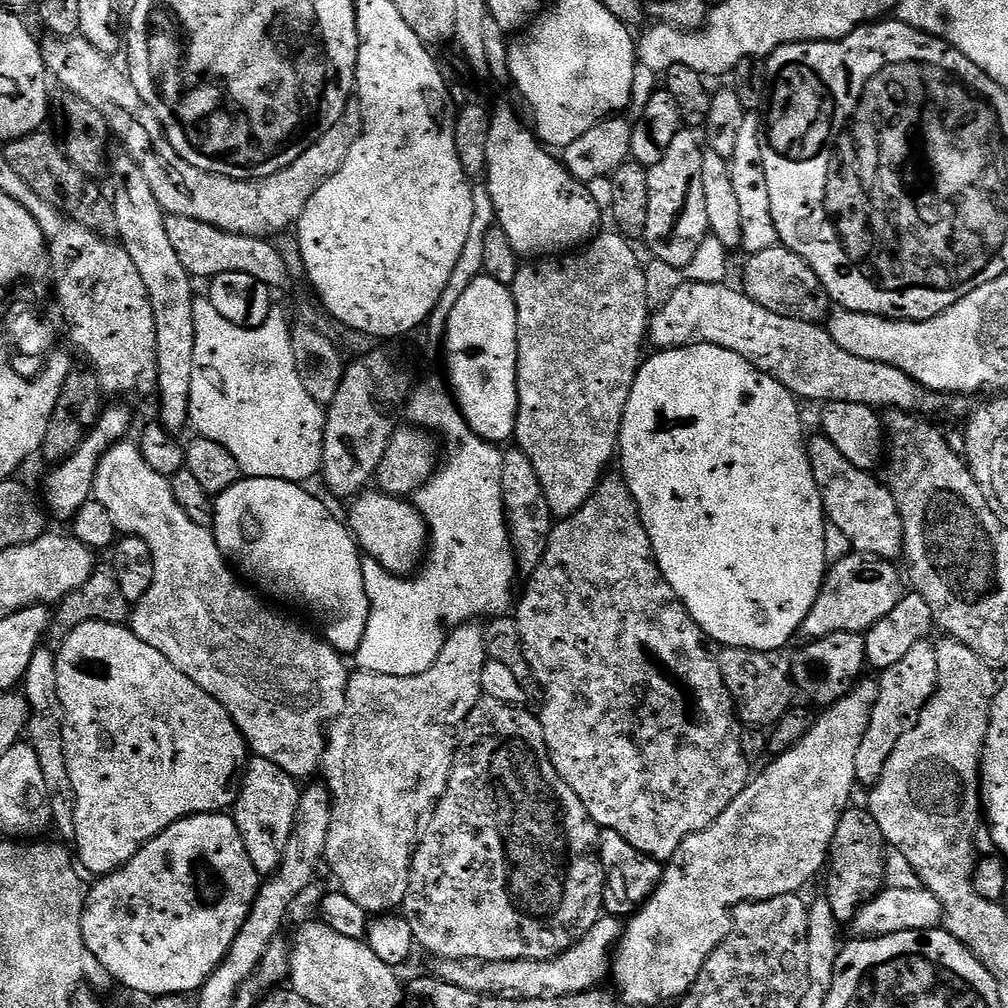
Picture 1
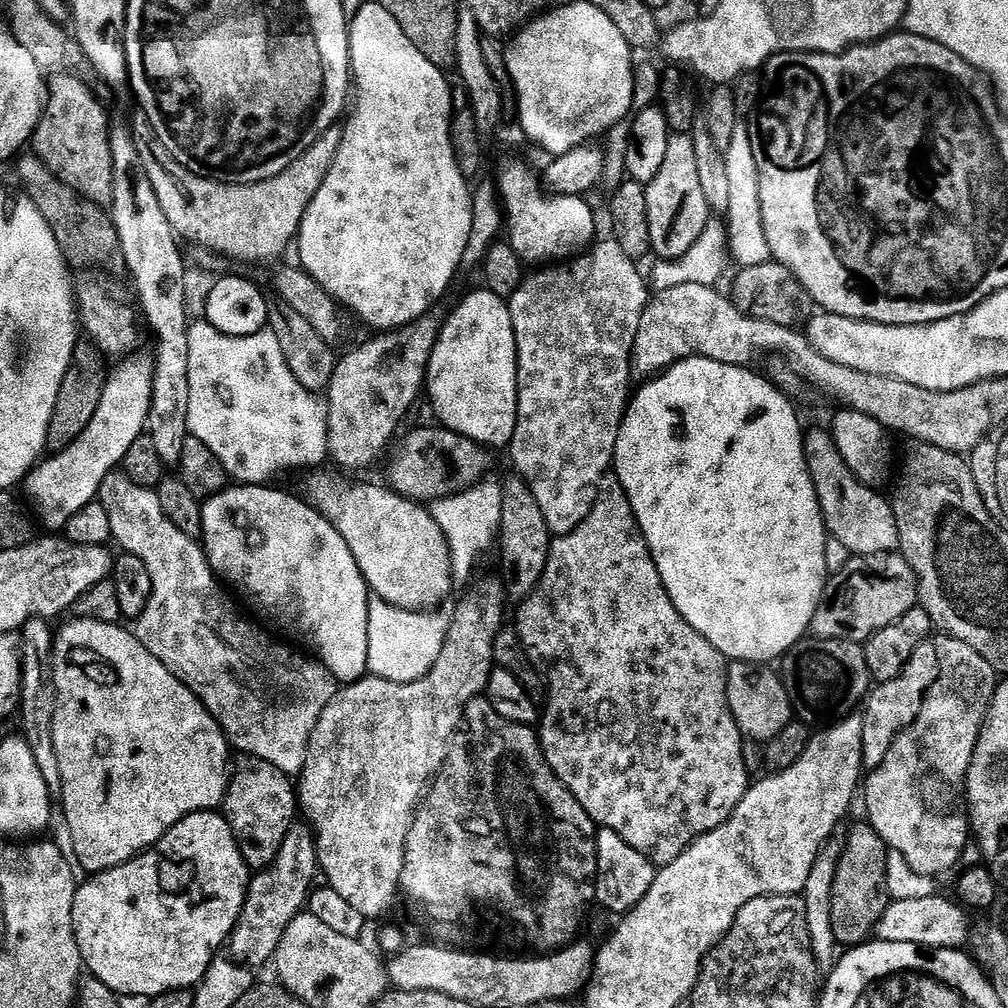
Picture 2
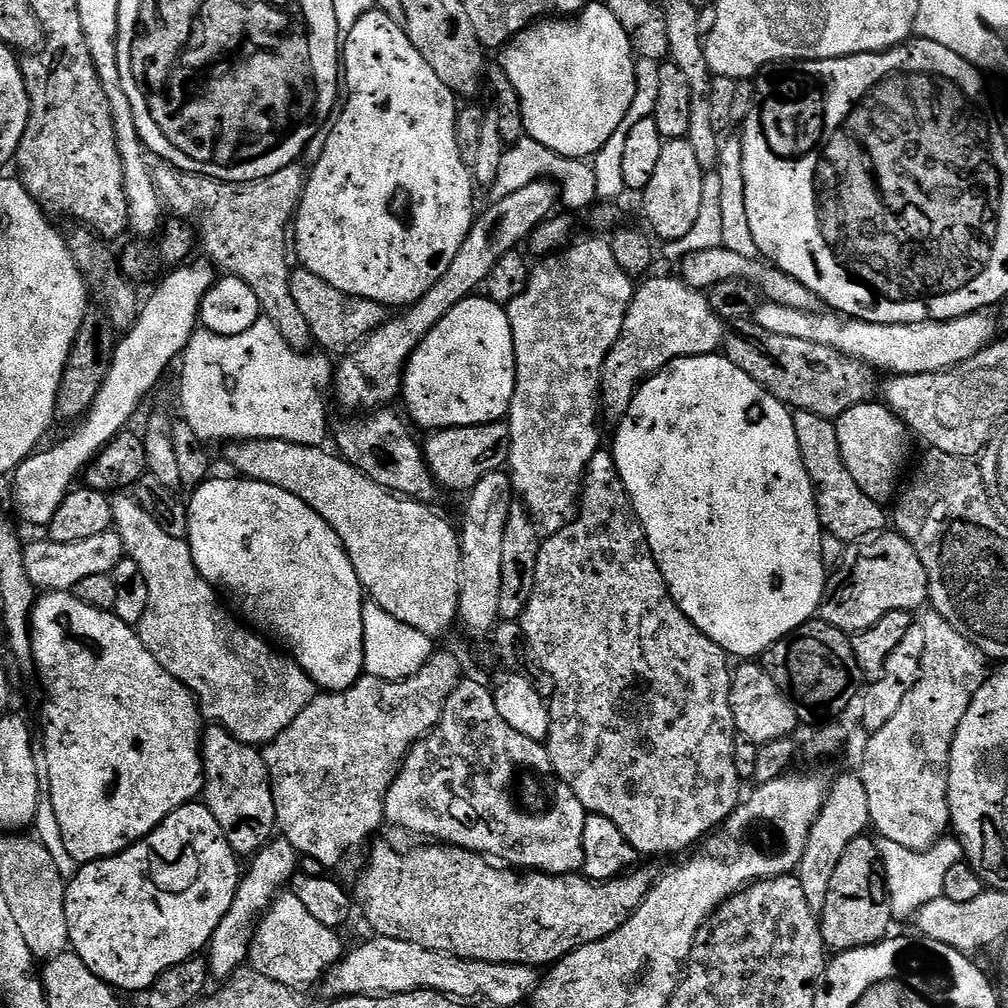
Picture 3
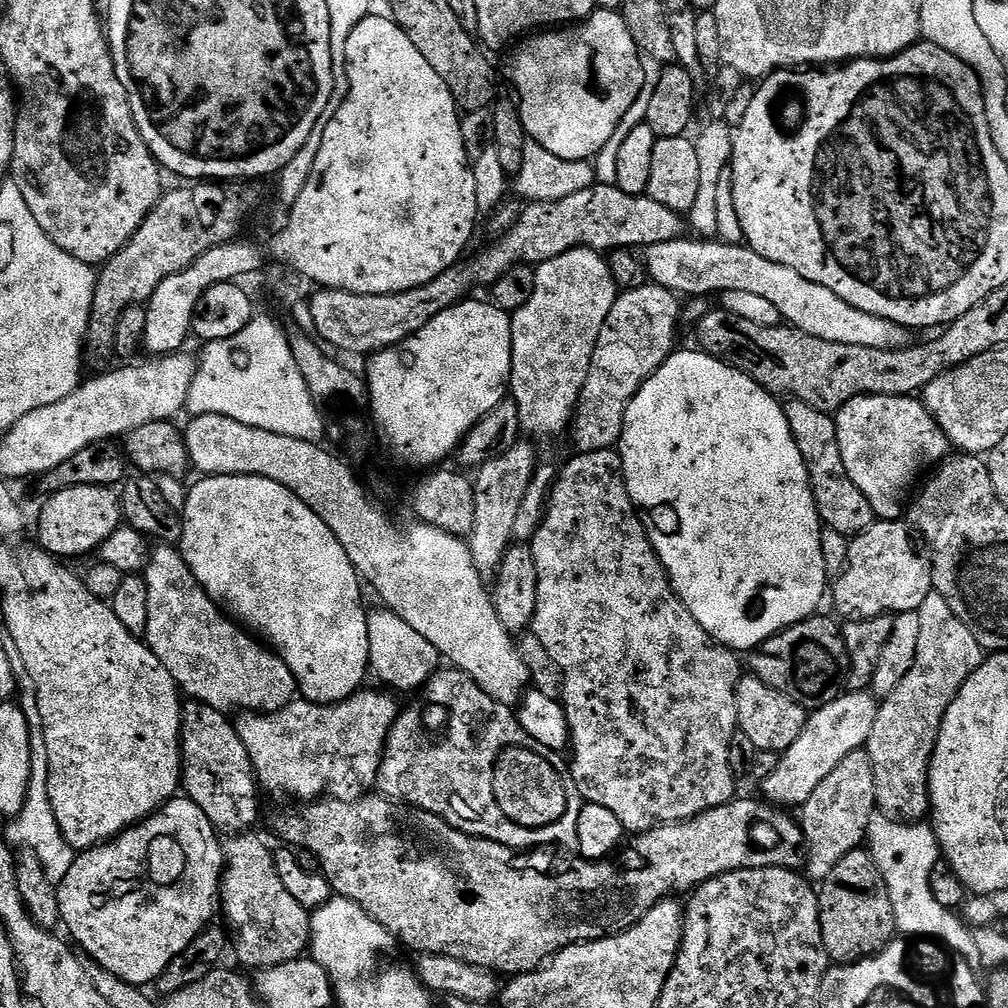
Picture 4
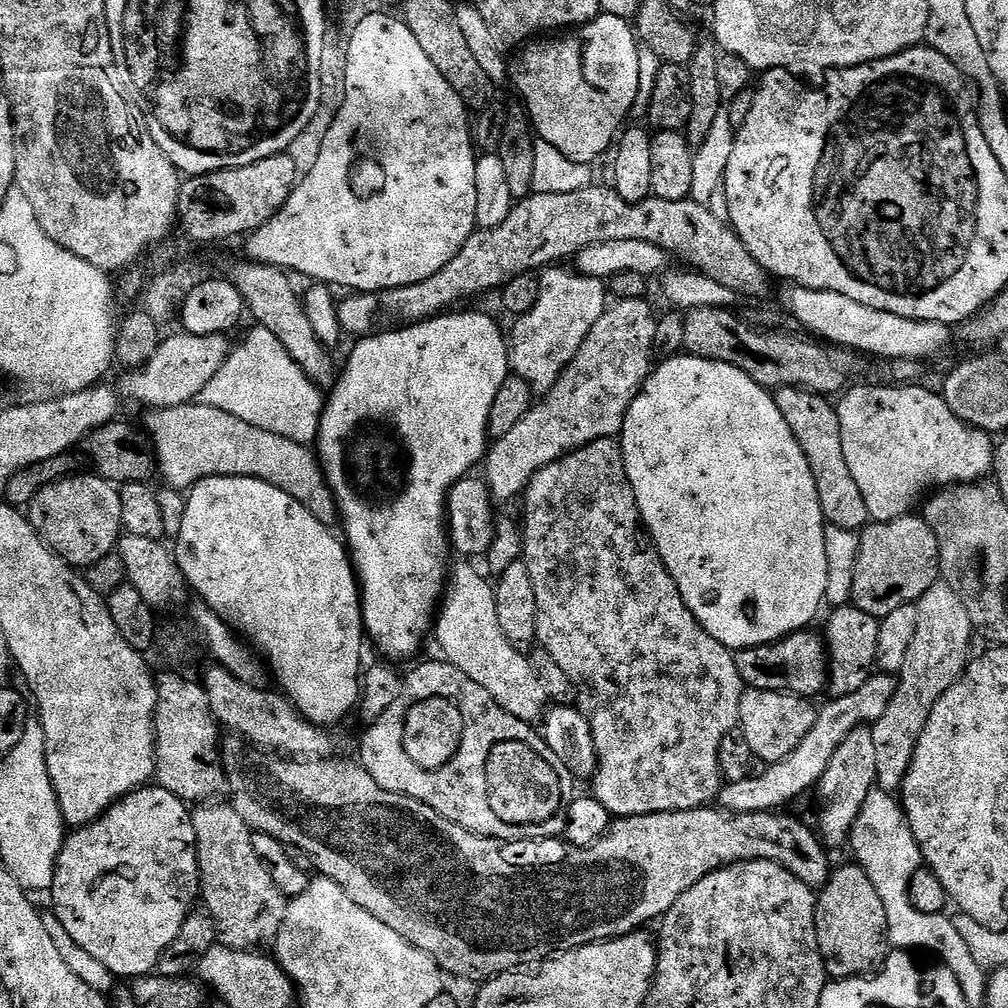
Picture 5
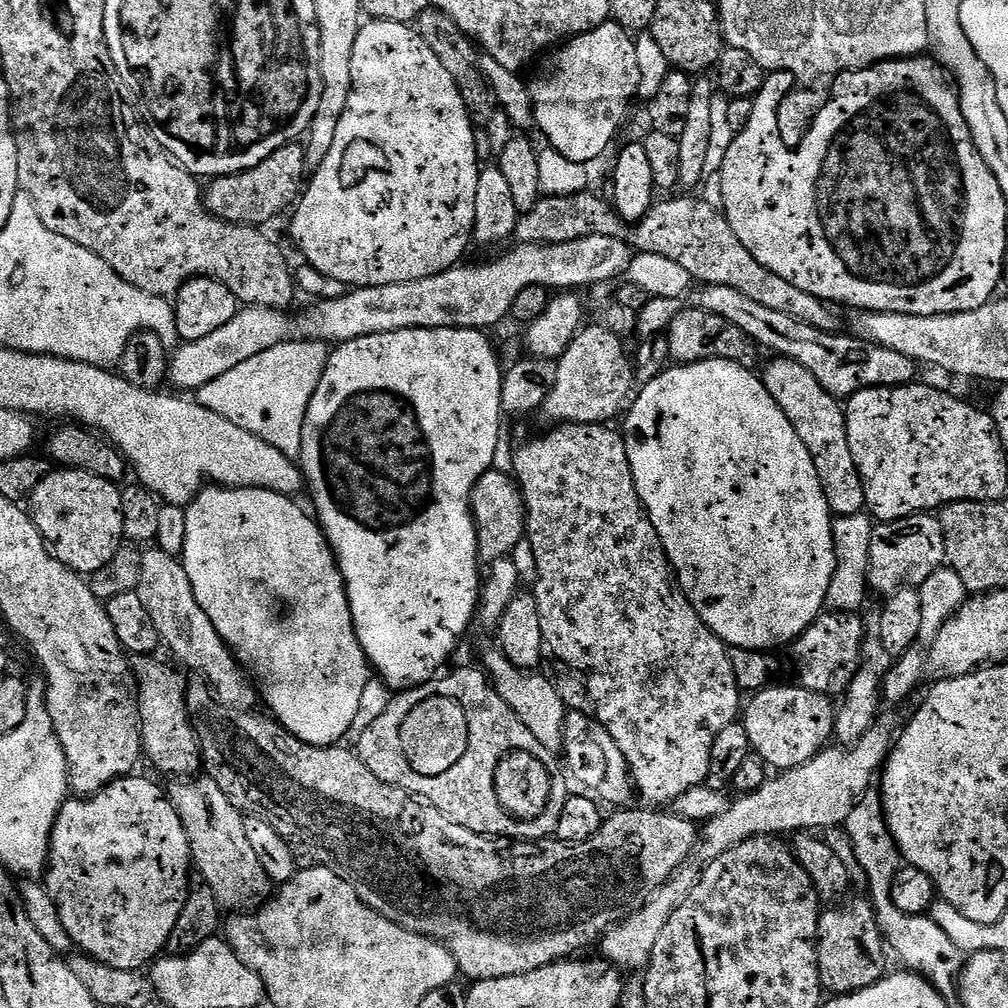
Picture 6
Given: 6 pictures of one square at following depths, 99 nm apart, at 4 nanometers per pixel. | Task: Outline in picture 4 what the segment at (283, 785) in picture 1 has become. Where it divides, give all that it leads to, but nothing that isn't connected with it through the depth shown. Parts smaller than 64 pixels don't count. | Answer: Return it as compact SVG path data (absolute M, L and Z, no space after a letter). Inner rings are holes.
M188 702L183 705L182 726L180 727L180 758L182 761L182 792L189 800L193 800L210 818L210 822L224 834L244 834L256 824L260 816L260 796L256 772L250 762L250 754L246 754L246 746L238 738L235 723L225 713L214 710L205 704Z

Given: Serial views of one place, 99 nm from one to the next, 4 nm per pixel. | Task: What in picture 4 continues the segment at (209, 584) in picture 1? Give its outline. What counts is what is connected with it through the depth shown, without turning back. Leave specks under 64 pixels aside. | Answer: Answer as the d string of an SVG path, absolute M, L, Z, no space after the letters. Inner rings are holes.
M156 547L151 549L142 572L150 598L150 618L146 622L144 636L148 648L156 655L158 662L162 662L166 670L170 670L170 678L174 678L174 682L180 686L181 693L195 703L205 704L225 714L277 712L297 699L296 679L284 659L225 615L204 593L204 587L194 578L190 566L186 566L184 557L175 547Z

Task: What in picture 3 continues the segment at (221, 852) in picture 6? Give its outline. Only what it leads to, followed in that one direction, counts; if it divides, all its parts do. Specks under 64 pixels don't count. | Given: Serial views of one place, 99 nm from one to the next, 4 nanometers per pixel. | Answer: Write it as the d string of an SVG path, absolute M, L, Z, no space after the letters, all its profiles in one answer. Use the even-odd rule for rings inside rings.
M288 890L273 900L267 912L260 917L256 934L252 938L252 951L250 953L251 967L256 971L266 974L266 978L274 978L274 982L282 982L286 987L293 990L301 990L307 984L319 985L325 975L332 971L334 965L340 963L346 955L346 947L340 941L341 933L335 928L322 926L306 906L302 906L302 901L296 897L295 891Z

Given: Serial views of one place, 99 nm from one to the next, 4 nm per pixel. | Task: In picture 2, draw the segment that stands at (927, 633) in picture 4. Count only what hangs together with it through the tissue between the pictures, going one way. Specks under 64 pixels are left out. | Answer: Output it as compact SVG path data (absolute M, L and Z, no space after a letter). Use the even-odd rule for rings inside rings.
M947 634L937 635L934 643L940 672L928 687L916 720L897 734L882 762L867 773L862 784L862 800L864 796L864 808L868 811L867 823L884 839L889 849L900 852L914 870L927 870L932 874L936 874L939 868L958 863L960 851L970 844L964 777L998 683L996 669L986 662L982 654L978 654L978 650L974 650L974 646Z

